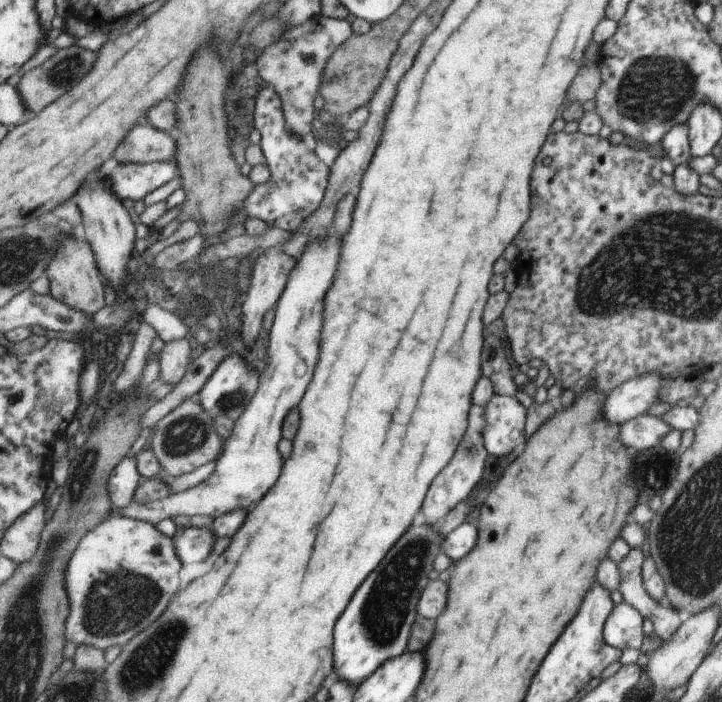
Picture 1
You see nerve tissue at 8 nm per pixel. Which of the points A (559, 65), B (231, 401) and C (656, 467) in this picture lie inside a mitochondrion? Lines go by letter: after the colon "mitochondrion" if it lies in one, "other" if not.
A: other
B: mitochondrion
C: mitochondrion

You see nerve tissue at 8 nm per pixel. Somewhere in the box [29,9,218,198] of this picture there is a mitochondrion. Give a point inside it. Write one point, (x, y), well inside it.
(66, 70)

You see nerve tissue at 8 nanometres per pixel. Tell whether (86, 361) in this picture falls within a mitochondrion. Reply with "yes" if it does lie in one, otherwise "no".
no

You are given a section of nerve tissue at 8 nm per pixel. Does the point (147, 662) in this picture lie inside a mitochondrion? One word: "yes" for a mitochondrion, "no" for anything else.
yes

